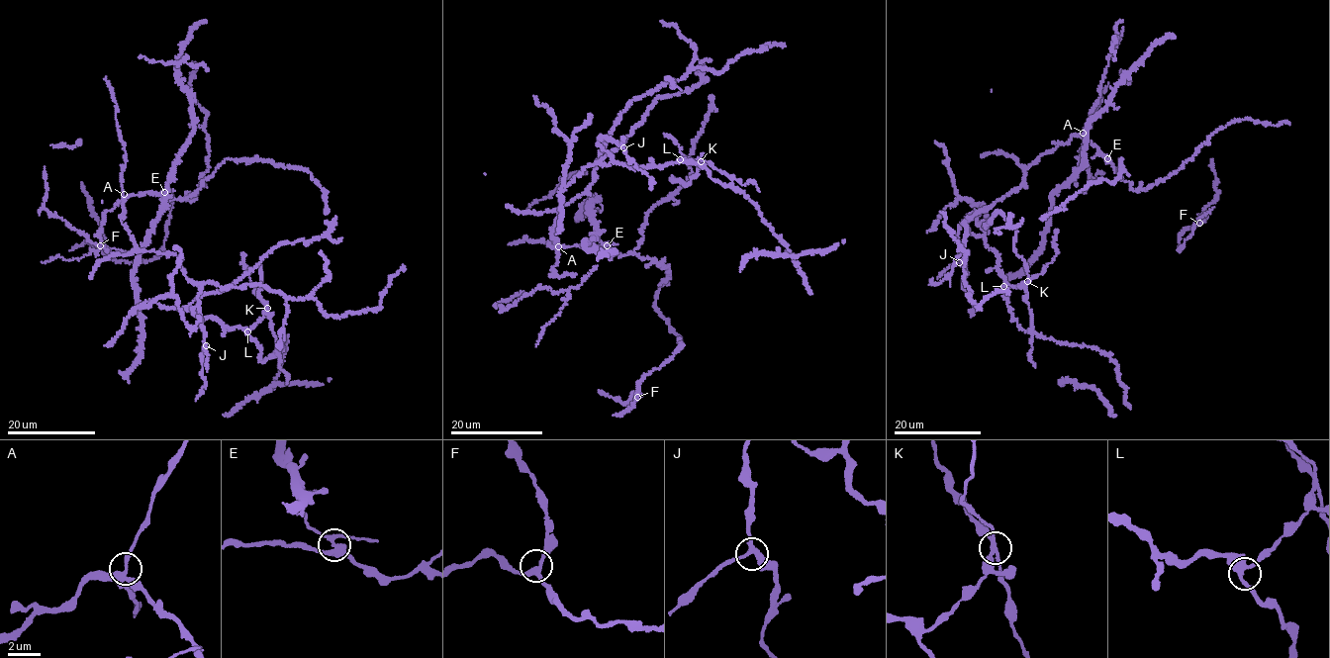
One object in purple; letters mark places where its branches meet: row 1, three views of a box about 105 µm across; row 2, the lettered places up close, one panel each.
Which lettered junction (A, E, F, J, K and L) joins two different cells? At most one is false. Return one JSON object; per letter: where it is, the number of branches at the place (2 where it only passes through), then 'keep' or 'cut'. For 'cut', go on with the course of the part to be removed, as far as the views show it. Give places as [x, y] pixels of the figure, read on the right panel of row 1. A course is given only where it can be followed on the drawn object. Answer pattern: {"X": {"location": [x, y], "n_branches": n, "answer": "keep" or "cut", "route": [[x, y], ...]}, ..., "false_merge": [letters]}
{"A": {"location": [1083, 133], "n_branches": 4, "answer": "keep"}, "E": {"location": [1107, 158], "n_branches": 4, "answer": "keep"}, "F": {"location": [1199, 223], "n_branches": 3, "answer": "keep"}, "J": {"location": [959, 262], "n_branches": 3, "answer": "keep"}, "K": {"location": [1027, 281], "n_branches": 4, "answer": "cut", "route": [[1028, 282], [1025, 302], [1032, 318], [1030, 355], [1035, 367]]}, "L": {"location": [1003, 286], "n_branches": 4, "answer": "keep"}, "false_merge": ["K"]}

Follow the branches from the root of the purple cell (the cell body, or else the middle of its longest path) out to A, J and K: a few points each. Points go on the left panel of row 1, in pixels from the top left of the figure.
A: (166, 253), (142, 250), (137, 246), (121, 220), (124, 194)
J: (166, 253), (180, 259), (187, 278), (202, 286), (197, 298), (206, 345)
K: (166, 253), (180, 259), (187, 278), (202, 286), (195, 316), (249, 330), (267, 308)

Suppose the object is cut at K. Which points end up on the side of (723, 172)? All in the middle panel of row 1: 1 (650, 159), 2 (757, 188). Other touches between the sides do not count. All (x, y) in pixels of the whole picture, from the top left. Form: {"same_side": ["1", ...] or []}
{"same_side": ["2"]}

